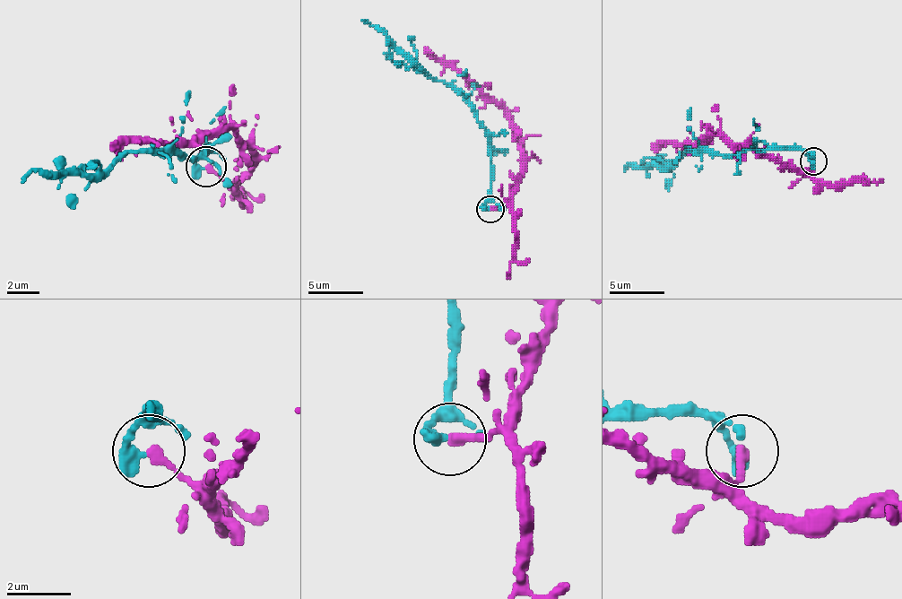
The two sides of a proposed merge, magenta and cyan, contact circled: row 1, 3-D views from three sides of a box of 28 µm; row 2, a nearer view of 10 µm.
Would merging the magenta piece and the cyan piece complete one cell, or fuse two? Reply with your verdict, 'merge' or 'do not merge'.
do not merge

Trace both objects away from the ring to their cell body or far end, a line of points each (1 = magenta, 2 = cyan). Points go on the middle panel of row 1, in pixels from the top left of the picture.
1: (490, 210), (501, 210), (510, 201), (510, 187), (524, 171), (518, 127), (496, 102), (485, 97), (425, 47)
2: (488, 210), (485, 201), (490, 195), (490, 138), (477, 110), (446, 83), (433, 81), (369, 22), (361, 20)

